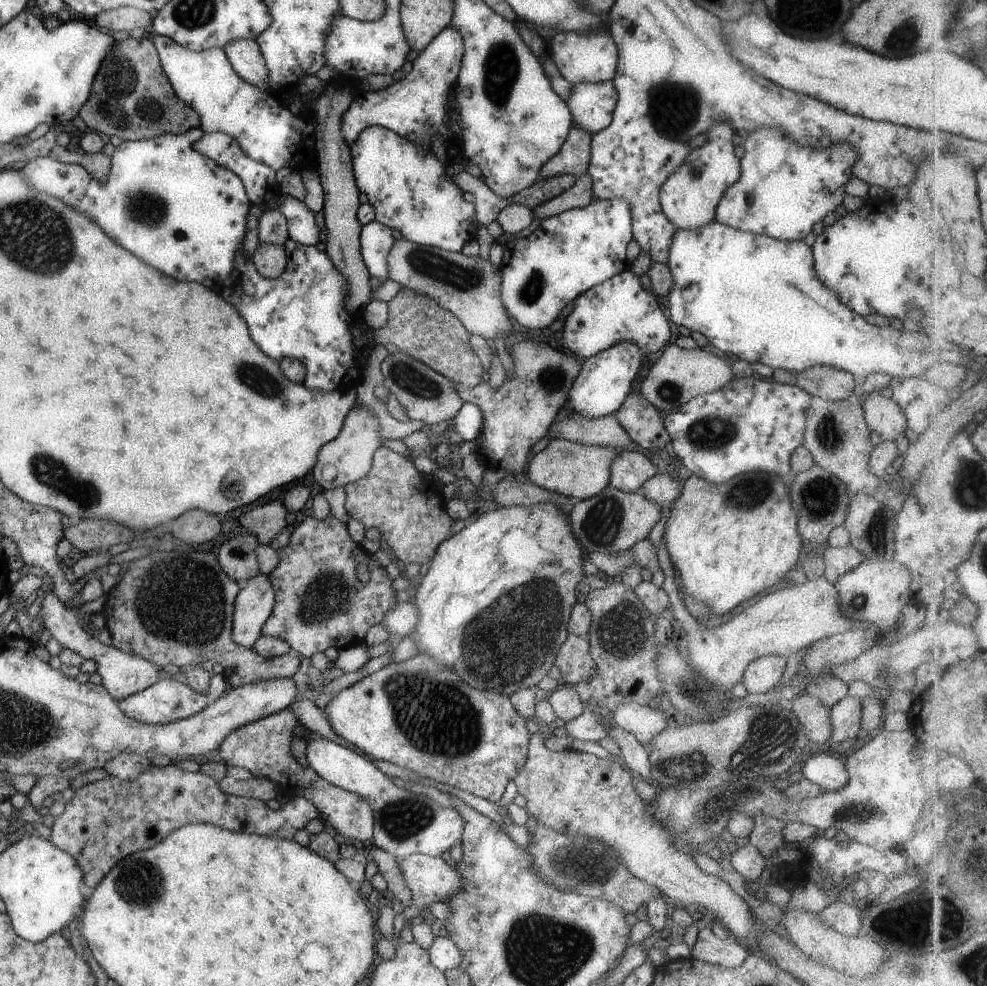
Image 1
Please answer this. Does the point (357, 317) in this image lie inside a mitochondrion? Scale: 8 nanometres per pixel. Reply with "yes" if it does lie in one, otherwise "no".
no

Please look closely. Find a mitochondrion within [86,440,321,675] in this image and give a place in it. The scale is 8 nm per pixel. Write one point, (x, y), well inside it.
(200, 620)

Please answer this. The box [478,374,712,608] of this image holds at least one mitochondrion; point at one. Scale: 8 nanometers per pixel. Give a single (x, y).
(604, 520)

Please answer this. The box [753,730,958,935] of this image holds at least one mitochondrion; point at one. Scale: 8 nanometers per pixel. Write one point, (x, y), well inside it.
(865, 814)

